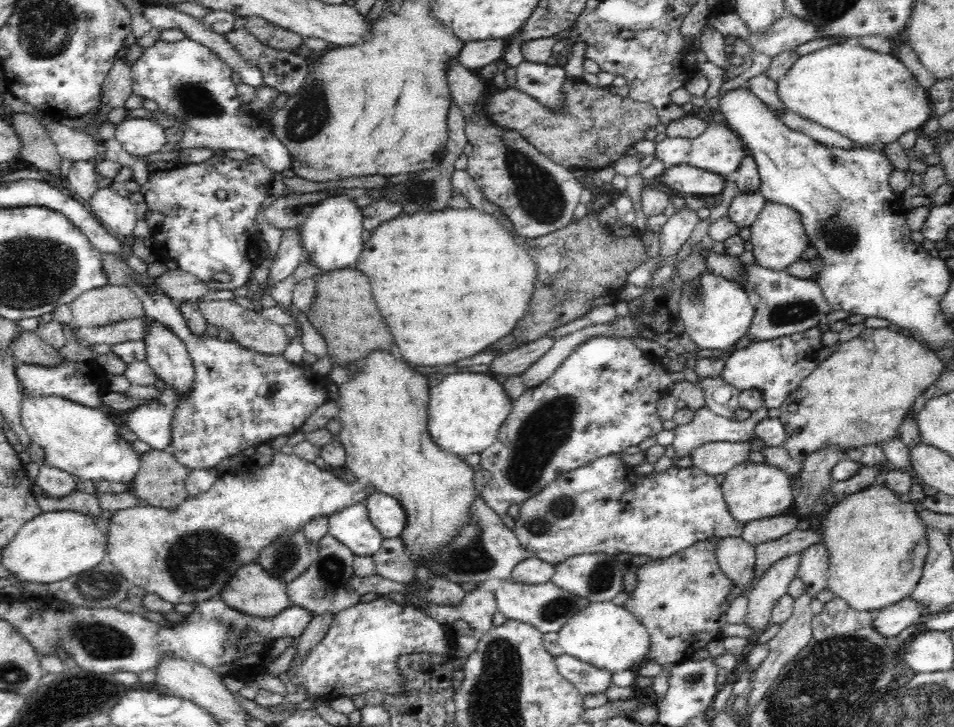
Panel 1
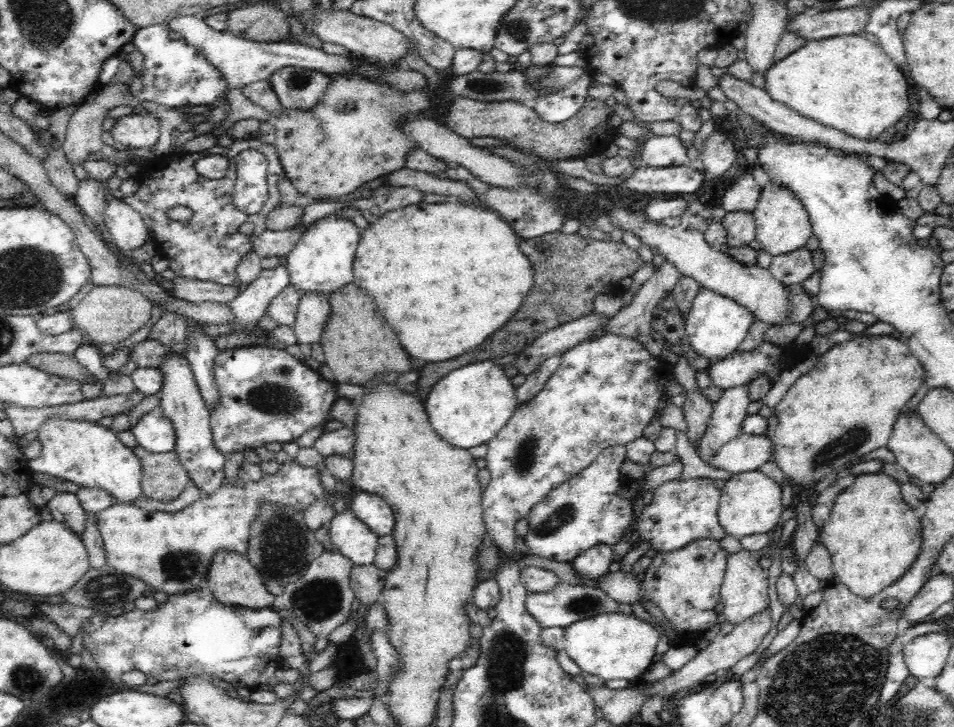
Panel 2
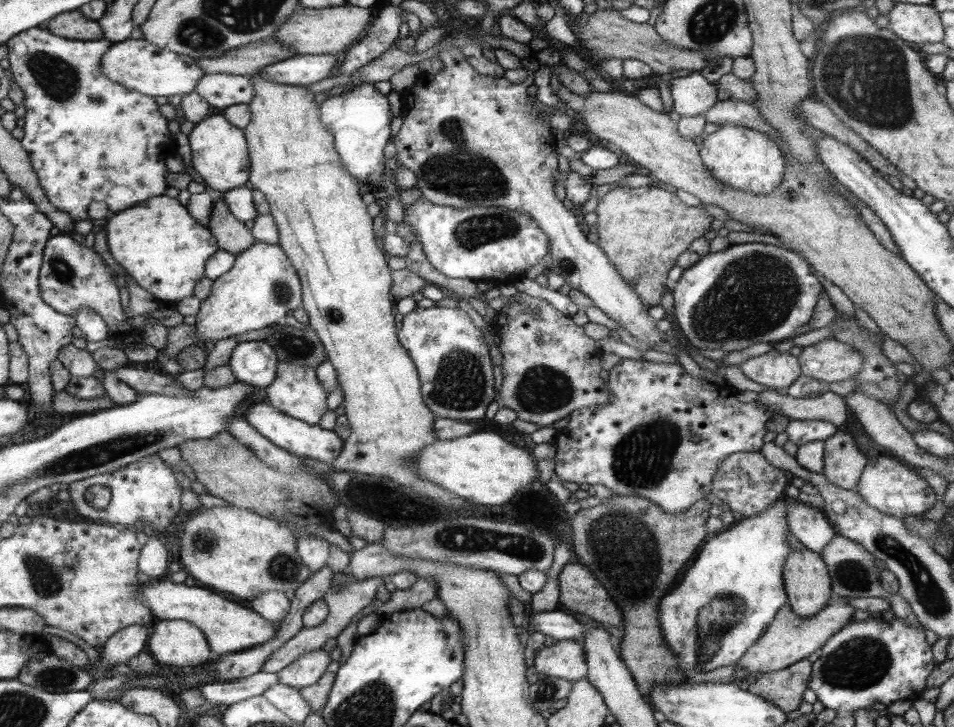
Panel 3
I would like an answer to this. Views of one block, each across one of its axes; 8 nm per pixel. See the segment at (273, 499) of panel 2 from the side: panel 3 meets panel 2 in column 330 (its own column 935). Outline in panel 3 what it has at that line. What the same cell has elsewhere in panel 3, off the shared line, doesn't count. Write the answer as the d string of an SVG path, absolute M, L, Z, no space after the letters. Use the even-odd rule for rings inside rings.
M886 456L870 458L870 462L864 467L854 490L860 494L868 506L879 510L886 516L894 516L898 519L903 519L906 516L922 517L937 504L936 494L928 486L924 477L920 478L910 468L900 464L898 460L886 458Z

